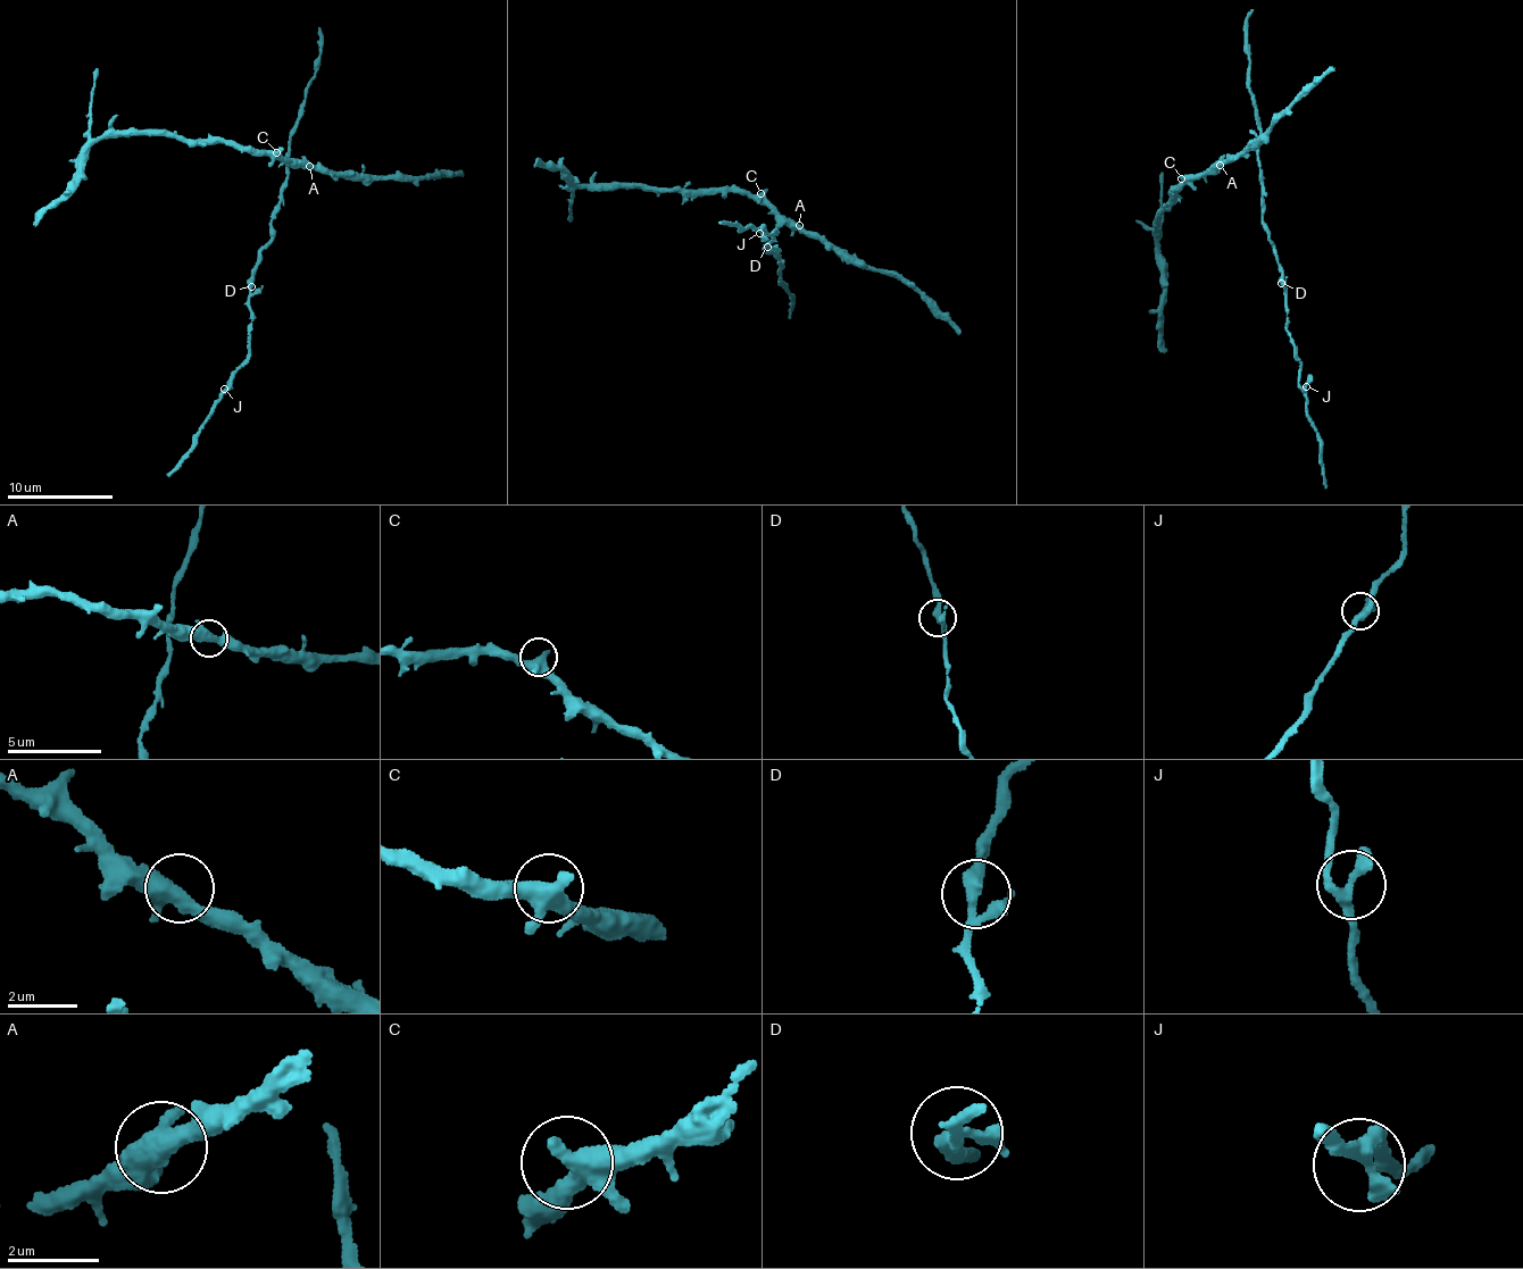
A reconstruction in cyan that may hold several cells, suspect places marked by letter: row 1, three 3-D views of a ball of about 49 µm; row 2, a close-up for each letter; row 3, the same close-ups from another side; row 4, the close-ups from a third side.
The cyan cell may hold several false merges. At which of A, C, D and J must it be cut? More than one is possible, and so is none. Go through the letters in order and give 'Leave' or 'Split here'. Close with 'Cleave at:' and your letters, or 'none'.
A: Leave
C: Leave
D: Leave
J: Leave
Cleave at: none

